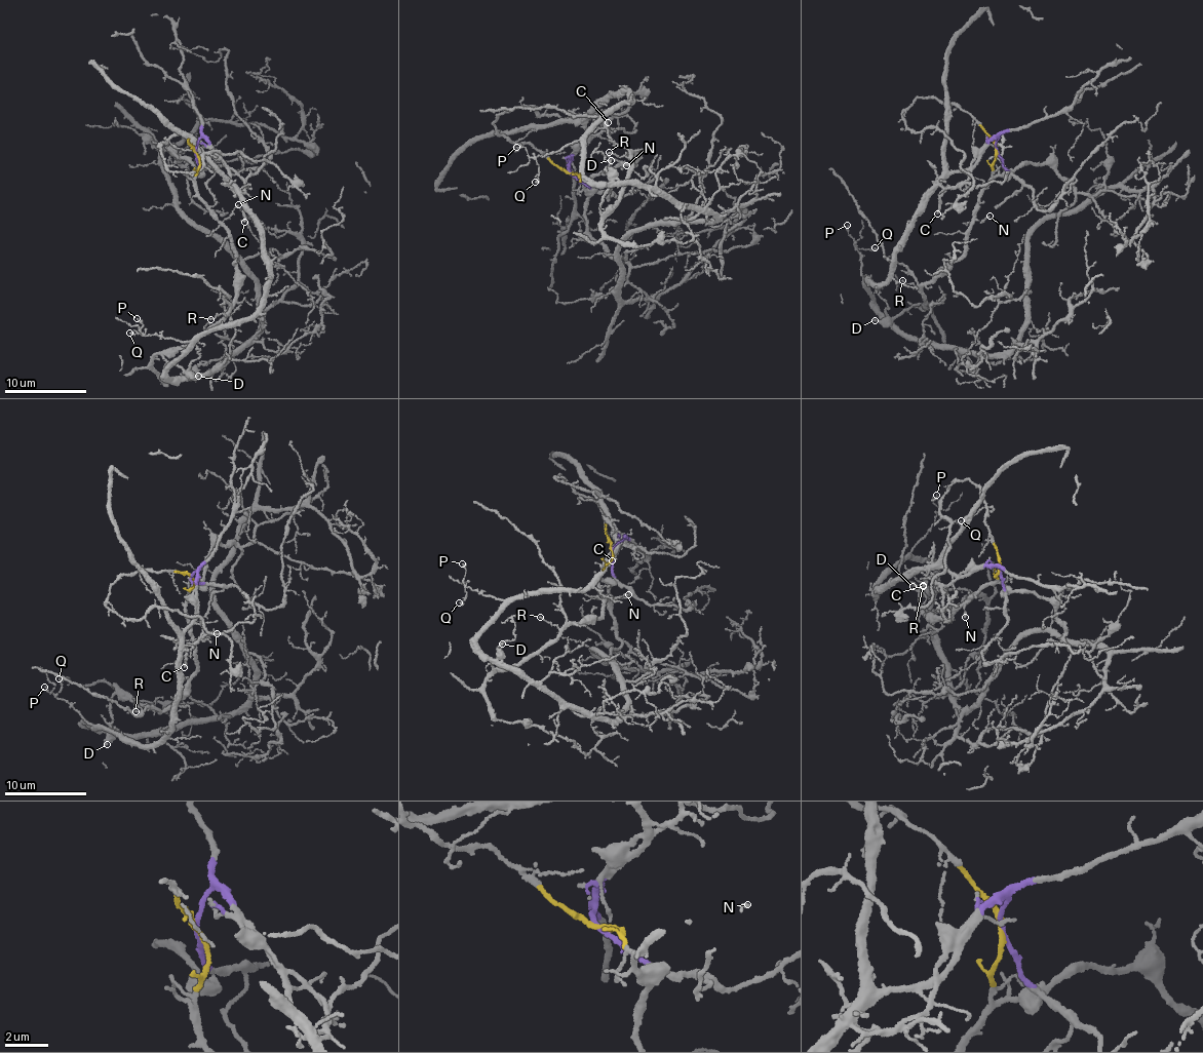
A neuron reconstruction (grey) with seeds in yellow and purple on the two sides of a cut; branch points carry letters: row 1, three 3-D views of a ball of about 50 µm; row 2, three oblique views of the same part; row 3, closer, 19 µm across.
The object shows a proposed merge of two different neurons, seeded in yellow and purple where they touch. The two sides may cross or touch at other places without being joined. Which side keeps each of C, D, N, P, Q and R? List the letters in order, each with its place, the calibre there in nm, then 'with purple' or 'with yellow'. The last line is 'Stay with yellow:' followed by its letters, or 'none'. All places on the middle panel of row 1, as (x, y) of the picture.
C: (608, 122) | 200 nm | with purple
D: (611, 160) | 140 nm | with yellow
N: (626, 165) | 100 nm | with yellow
P: (516, 147) | 120 nm | with purple
Q: (535, 182) | 160 nm | with purple
R: (609, 152) | 110 nm | with yellow
Stay with yellow: D, N, R

